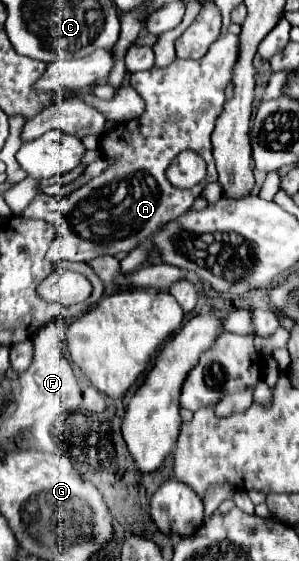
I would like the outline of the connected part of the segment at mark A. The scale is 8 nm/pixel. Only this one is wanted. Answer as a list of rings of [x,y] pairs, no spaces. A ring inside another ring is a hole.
[[[226,32],[200,60],[176,58],[168,68],[152,68],[146,72],[134,72],[130,76],[130,86],[144,98],[146,110],[140,118],[114,126],[102,138],[102,154],[118,156],[118,160],[72,194],[62,198],[40,194],[22,212],[26,218],[44,220],[56,228],[56,240],[48,250],[50,262],[90,262],[94,256],[130,252],[140,246],[140,242],[150,238],[152,232],[158,232],[162,224],[168,224],[192,208],[204,186],[216,182],[218,178],[212,158],[210,134],[226,104],[224,90],[232,82],[236,62],[238,34]],[[186,148],[198,152],[206,160],[208,174],[204,178],[204,184],[196,184],[188,190],[178,190],[172,188],[164,172],[172,158]]]

